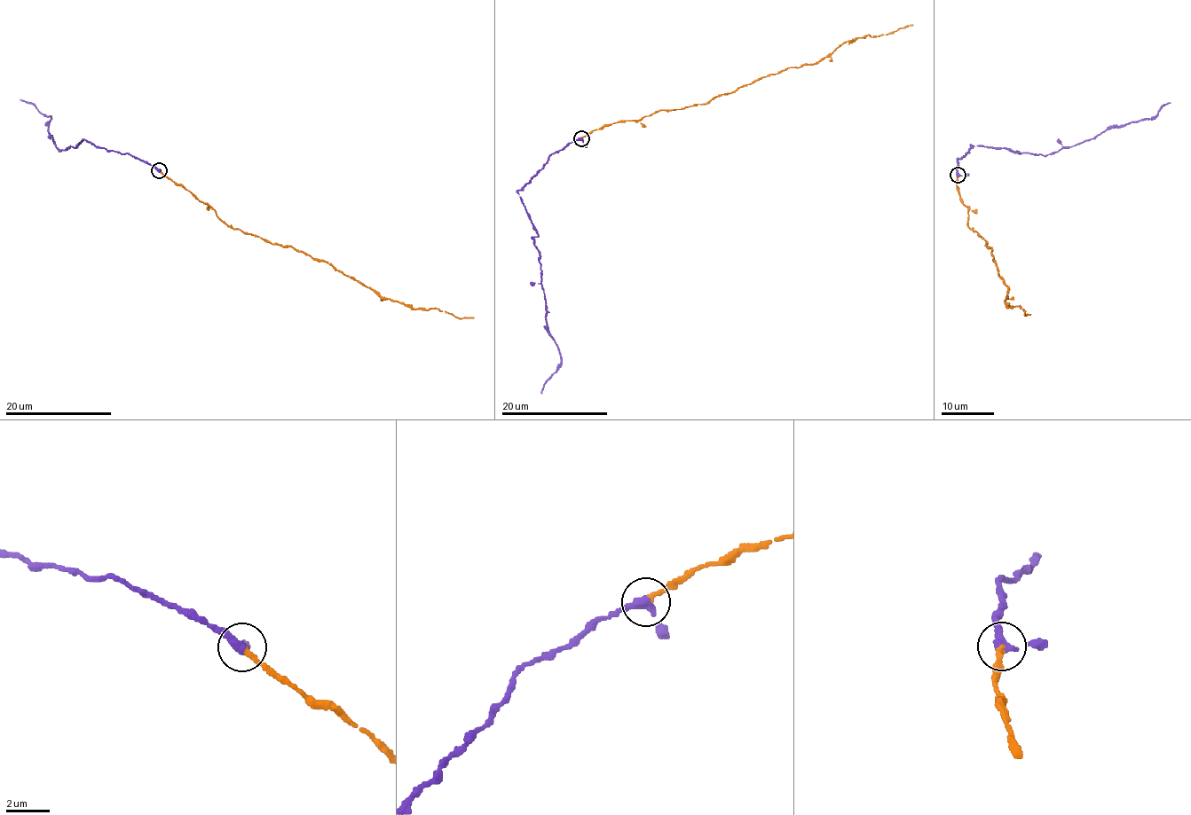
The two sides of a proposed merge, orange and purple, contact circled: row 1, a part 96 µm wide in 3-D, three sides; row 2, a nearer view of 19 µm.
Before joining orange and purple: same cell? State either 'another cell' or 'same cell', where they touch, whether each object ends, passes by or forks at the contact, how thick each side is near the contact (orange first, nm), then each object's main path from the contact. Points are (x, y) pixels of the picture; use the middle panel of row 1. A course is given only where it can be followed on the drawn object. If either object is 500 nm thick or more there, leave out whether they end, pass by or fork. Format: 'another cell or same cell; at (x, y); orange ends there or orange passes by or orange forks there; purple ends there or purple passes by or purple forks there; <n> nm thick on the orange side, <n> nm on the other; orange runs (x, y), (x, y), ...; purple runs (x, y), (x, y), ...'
same cell; at (581, 138); orange ends there; purple passes by; 240 nm thick on the orange side, 340 nm on the other; orange runs (581, 138), (605, 125), (702, 105), (787, 67), (816, 64), (856, 37), (892, 34), (912, 24); purple runs (581, 138), (551, 154), (517, 191), (538, 234), (548, 332), (561, 357), (541, 394)

